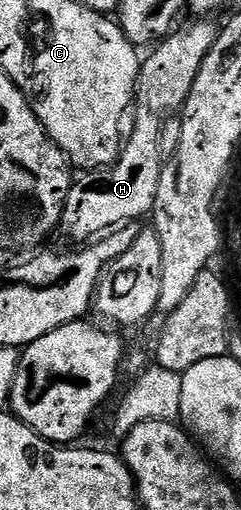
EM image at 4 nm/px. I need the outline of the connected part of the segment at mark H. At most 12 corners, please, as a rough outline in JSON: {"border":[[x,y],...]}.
{"border":[[183,26],[142,60],[117,160],[78,176],[59,229],[92,242],[152,214],[161,127],[217,42]]}

